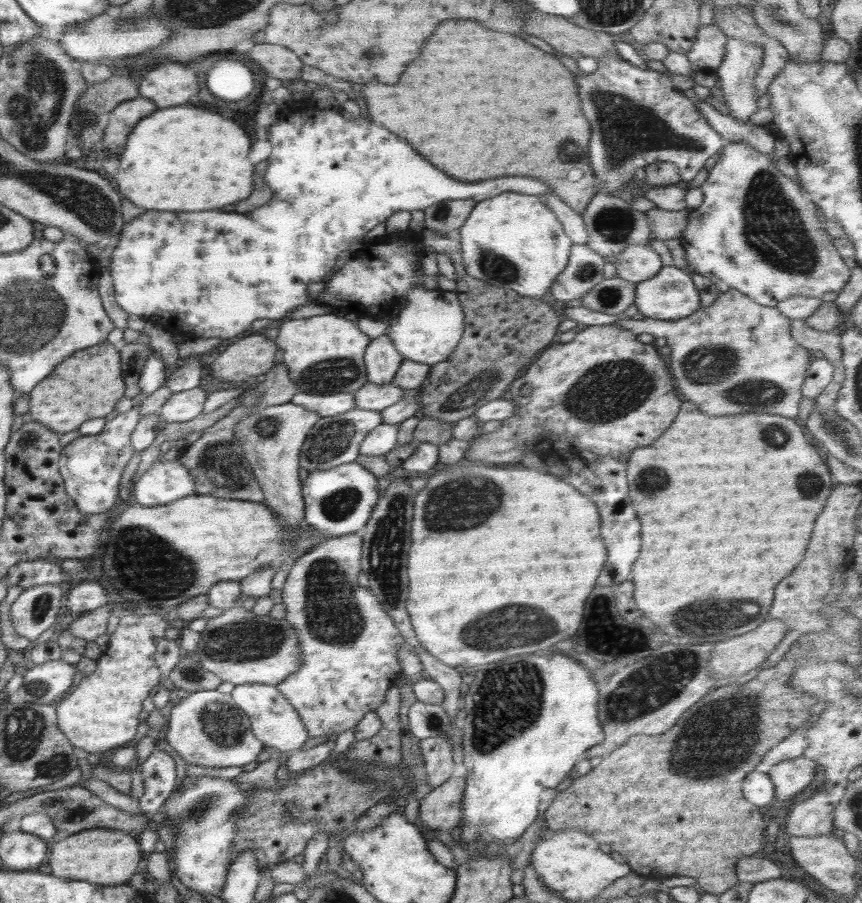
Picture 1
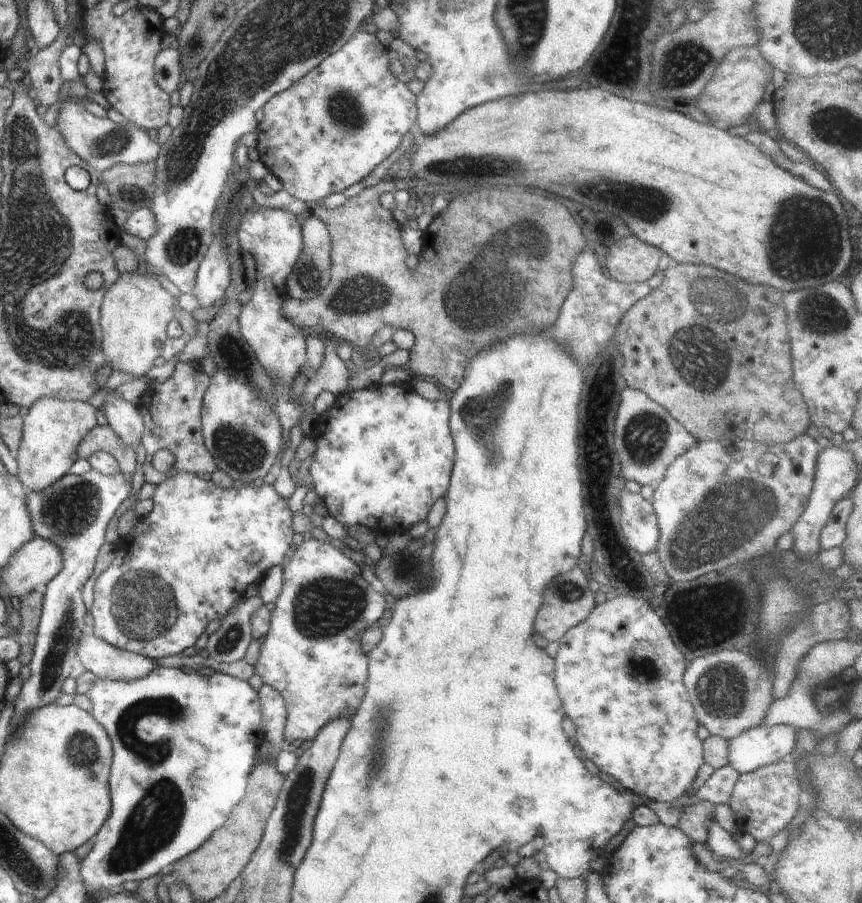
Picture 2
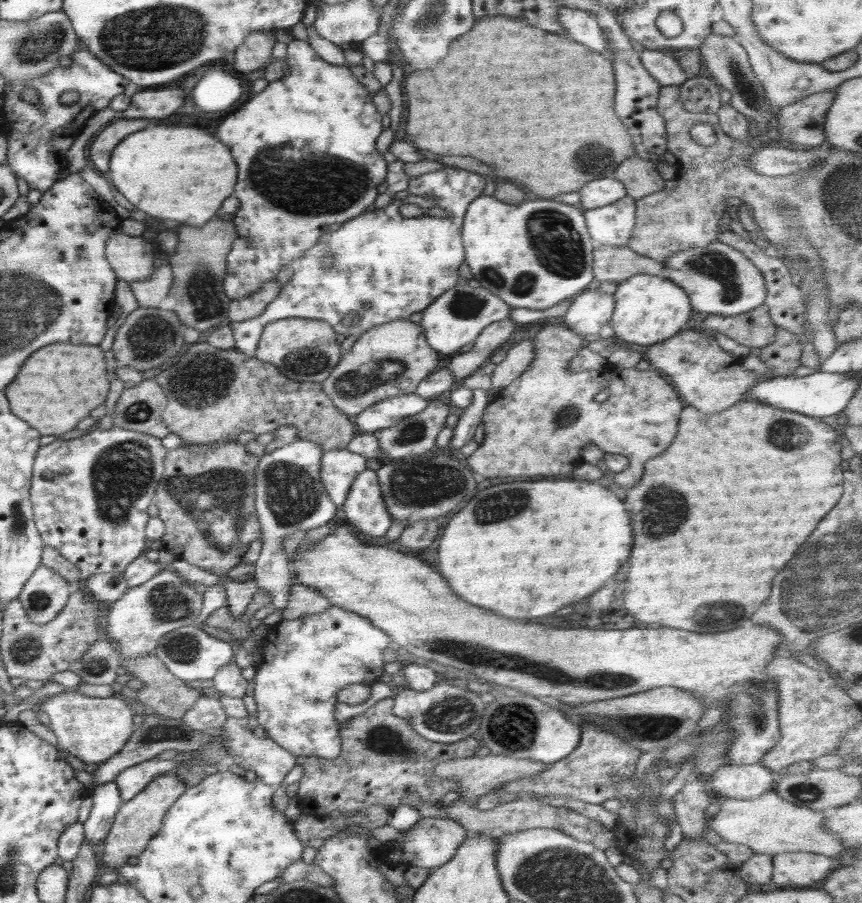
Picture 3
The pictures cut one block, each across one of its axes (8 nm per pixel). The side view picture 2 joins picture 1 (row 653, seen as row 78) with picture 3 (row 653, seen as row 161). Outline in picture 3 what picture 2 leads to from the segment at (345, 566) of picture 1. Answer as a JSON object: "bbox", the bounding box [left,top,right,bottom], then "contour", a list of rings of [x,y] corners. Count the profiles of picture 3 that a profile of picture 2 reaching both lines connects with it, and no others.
{"bbox":[254,606,392,759],"contour":[[[339,606],[328,607],[328,609],[315,614],[304,615],[302,618],[296,618],[295,620],[281,620],[274,626],[270,626],[266,636],[263,638],[263,644],[259,648],[259,662],[256,666],[254,677],[254,701],[257,708],[257,720],[258,724],[264,728],[268,738],[274,740],[278,746],[282,746],[296,756],[306,757],[322,757],[326,759],[334,759],[339,756],[341,752],[341,738],[339,730],[341,729],[339,723],[336,720],[336,704],[339,703],[337,695],[340,690],[343,690],[346,686],[354,684],[366,684],[372,685],[376,683],[376,678],[380,678],[380,674],[384,674],[384,650],[390,648],[392,644],[391,638],[388,637],[380,628],[375,628],[368,618],[362,617],[355,612],[343,609]]]}

